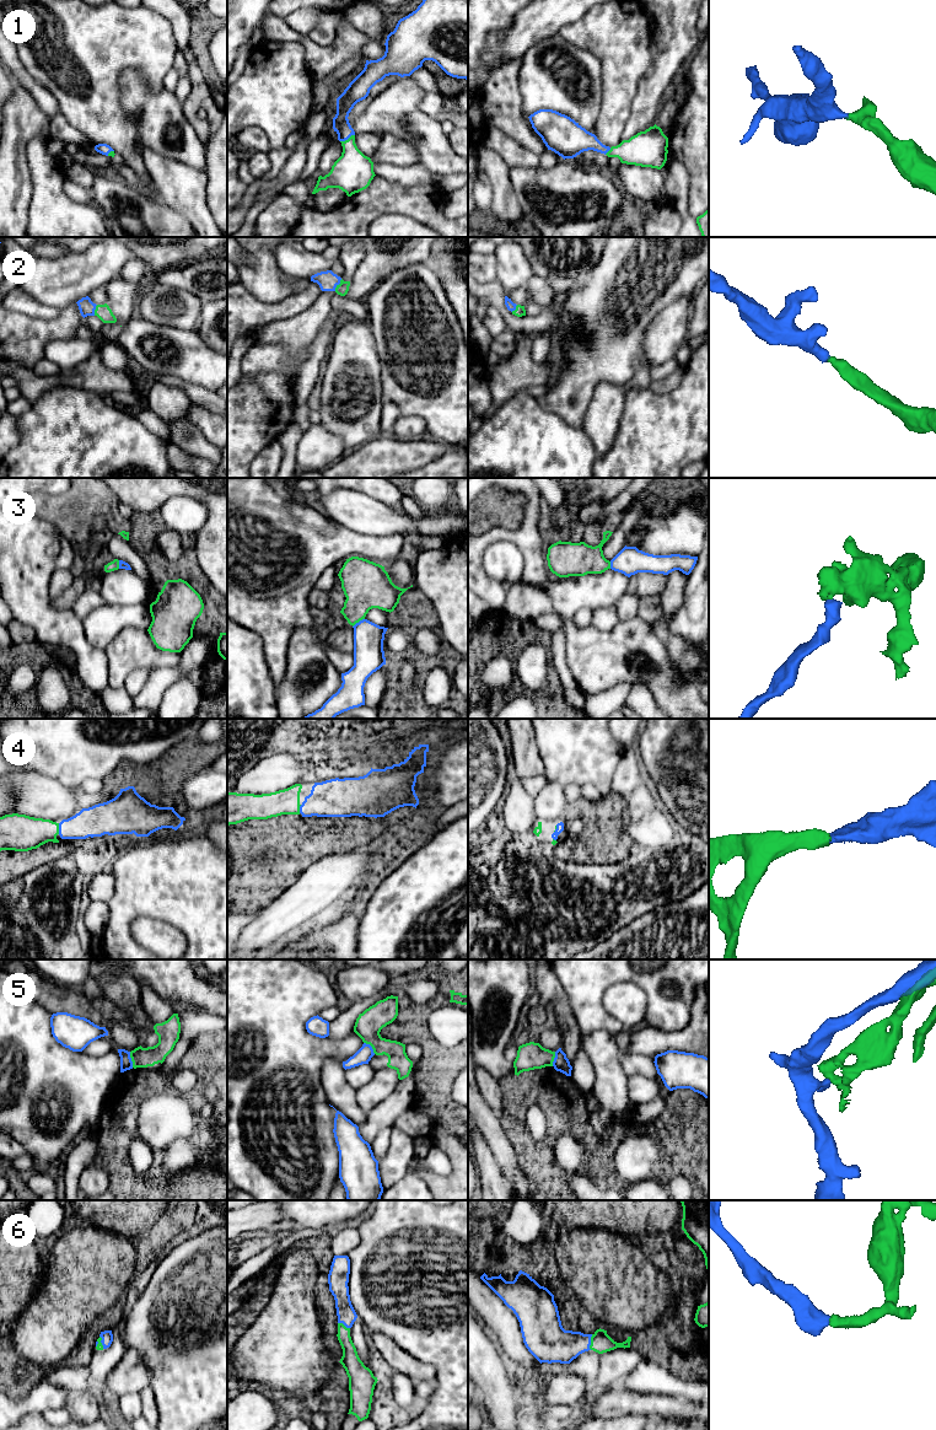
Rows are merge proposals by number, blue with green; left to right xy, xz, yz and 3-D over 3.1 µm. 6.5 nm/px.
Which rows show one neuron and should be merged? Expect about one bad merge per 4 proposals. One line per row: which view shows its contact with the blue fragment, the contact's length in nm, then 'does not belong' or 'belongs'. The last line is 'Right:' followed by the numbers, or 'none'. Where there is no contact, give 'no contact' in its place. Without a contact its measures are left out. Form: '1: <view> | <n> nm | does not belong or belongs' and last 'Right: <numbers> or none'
1: xz | 110 nm | belongs
2: xz | 90 nm | belongs
3: xz | 100 nm | does not belong
4: xy | 70 nm | belongs
5: xy | 110 nm | does not belong
6: yz | 110 nm | belongs
Right: 1, 2, 4, 6

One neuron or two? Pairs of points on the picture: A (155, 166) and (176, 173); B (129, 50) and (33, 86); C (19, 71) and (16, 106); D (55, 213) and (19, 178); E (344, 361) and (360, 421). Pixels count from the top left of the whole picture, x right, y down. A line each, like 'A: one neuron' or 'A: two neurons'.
A: one neuron
B: two neurons
C: two neurons
D: two neurons
E: one neuron

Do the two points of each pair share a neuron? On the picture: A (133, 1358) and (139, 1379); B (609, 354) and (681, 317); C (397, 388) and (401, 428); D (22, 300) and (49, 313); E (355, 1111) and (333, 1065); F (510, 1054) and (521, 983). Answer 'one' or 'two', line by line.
A: one
B: two
C: two
D: one
E: one
F: two

